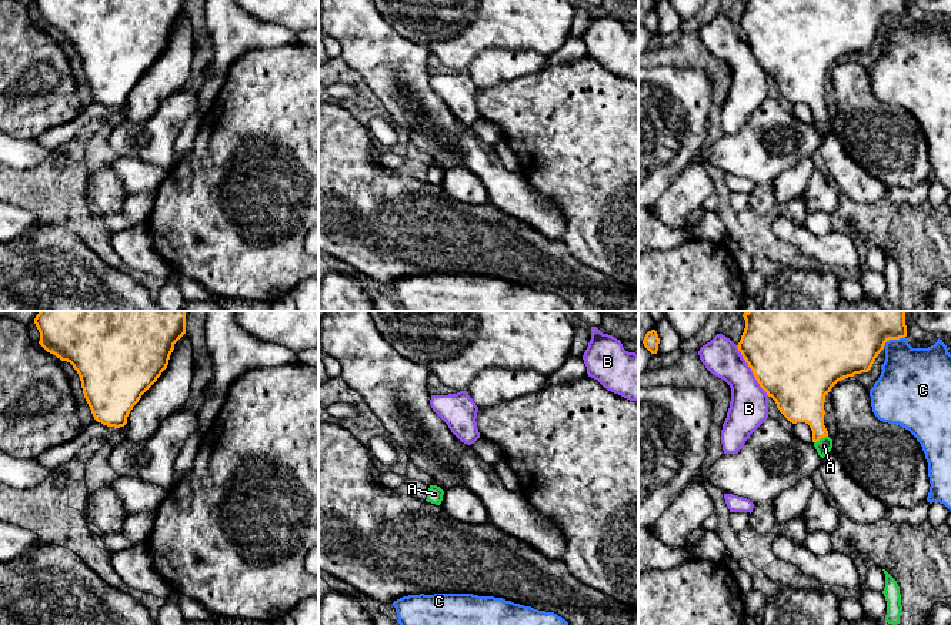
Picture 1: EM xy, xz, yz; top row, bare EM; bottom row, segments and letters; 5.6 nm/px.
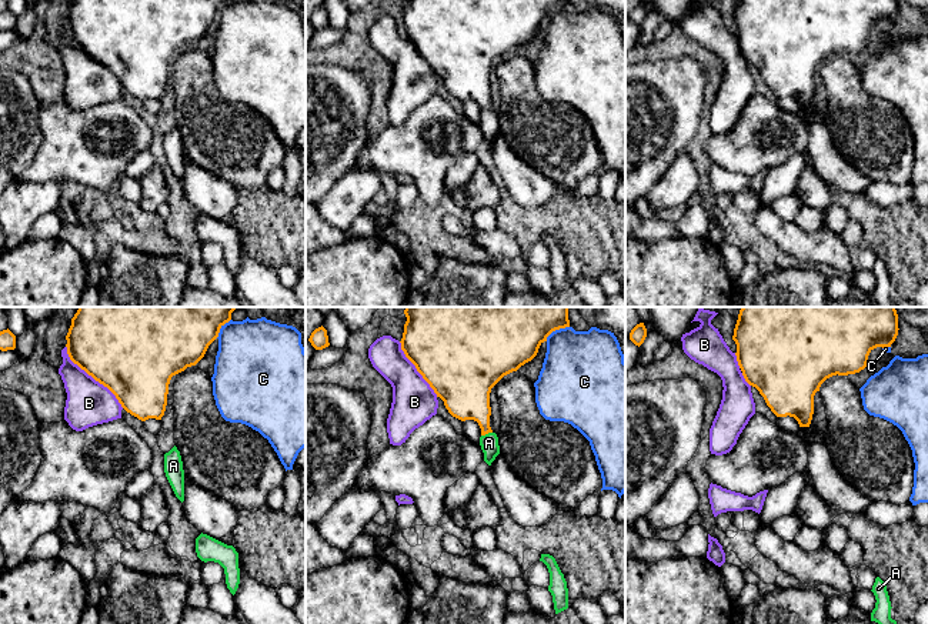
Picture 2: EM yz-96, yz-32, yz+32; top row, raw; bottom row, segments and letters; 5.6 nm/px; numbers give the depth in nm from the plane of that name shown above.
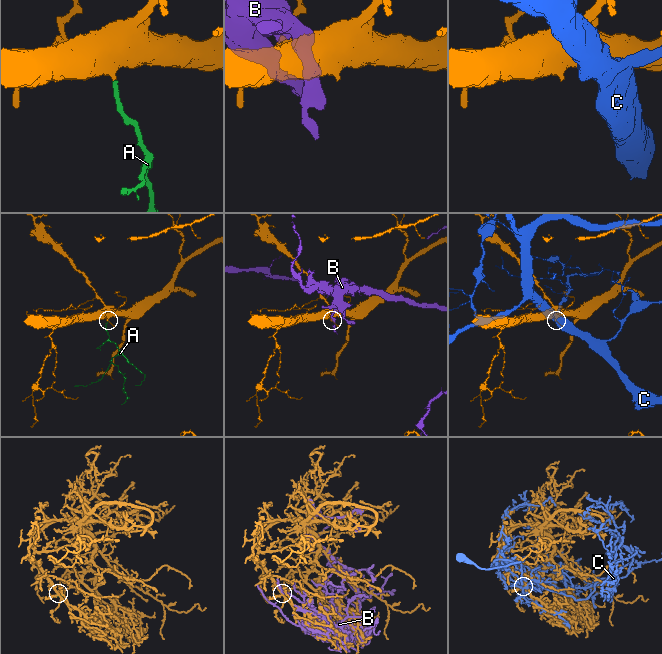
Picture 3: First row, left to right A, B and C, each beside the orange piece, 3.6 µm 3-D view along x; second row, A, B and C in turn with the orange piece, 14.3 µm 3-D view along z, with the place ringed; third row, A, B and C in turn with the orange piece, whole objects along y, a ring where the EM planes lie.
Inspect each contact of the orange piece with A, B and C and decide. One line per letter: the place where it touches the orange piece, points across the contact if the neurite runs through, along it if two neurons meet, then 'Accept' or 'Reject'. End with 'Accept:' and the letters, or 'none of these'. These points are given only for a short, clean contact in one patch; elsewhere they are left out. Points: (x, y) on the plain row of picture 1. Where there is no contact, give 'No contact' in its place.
A: Touches orange at yz (820, 119). Path across: yz (801, 79), (816, 100), (820, 119), (824, 126). Accept
B: Touches orange at yz (751, 50). Reject
C: Touches orange at yz (893, 19). Reject
Accept: A

